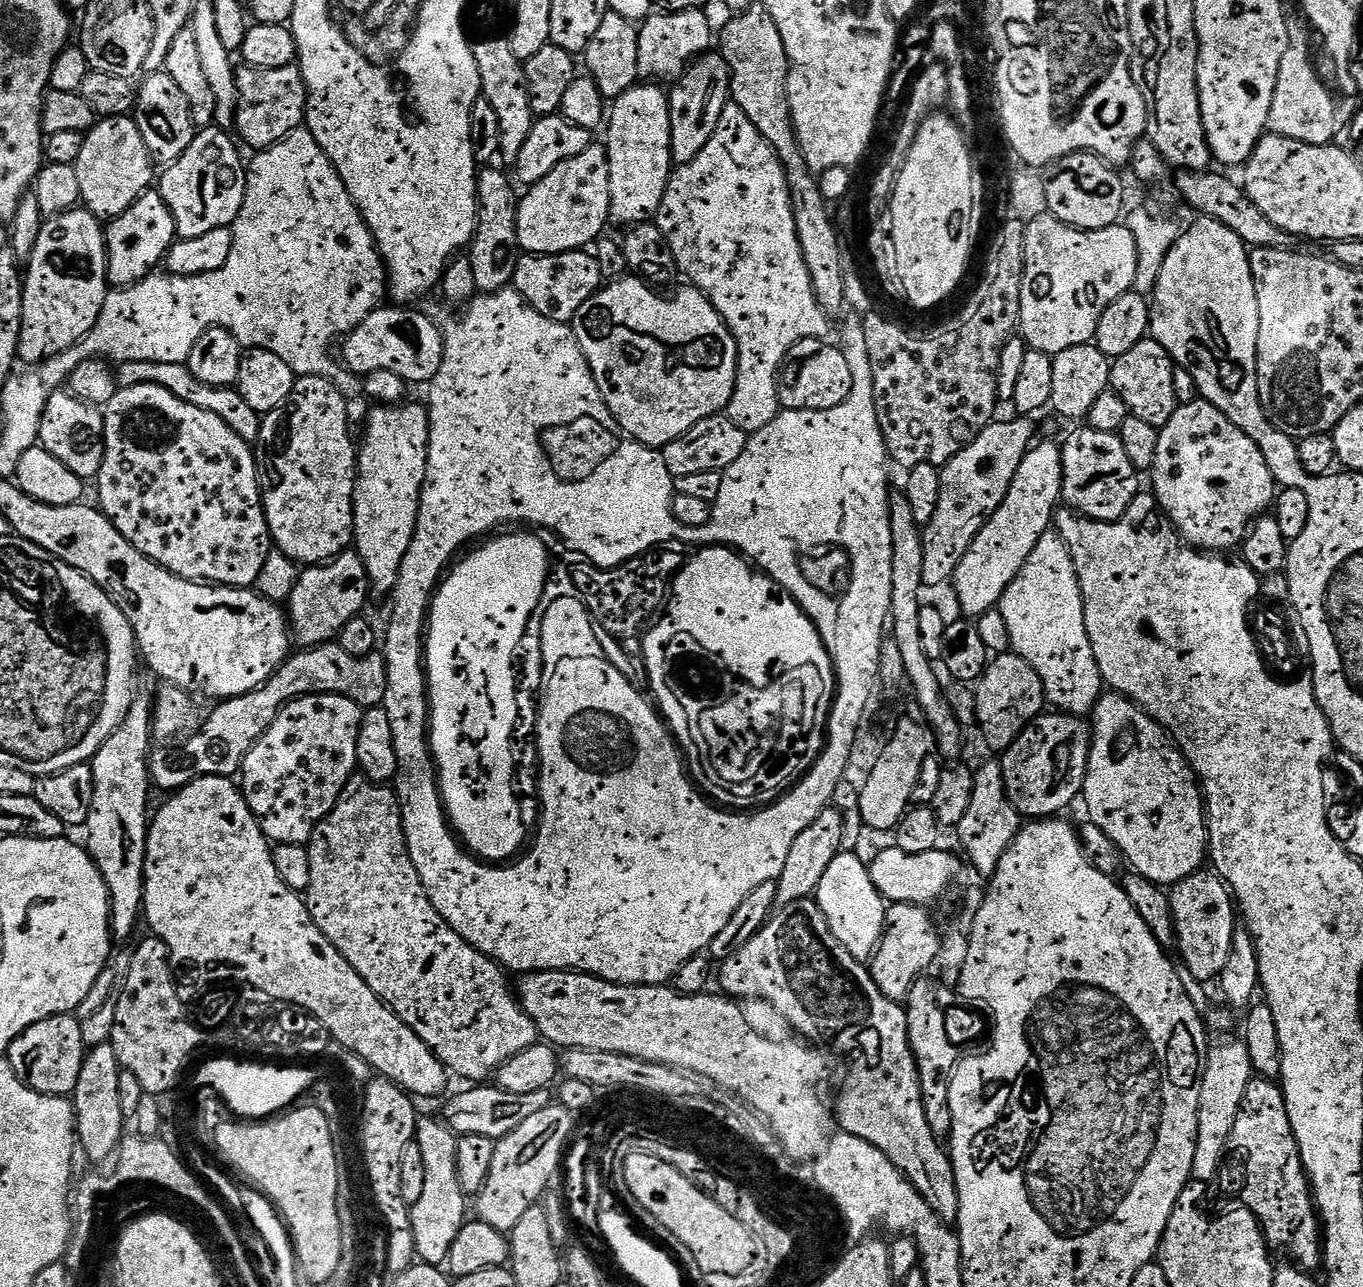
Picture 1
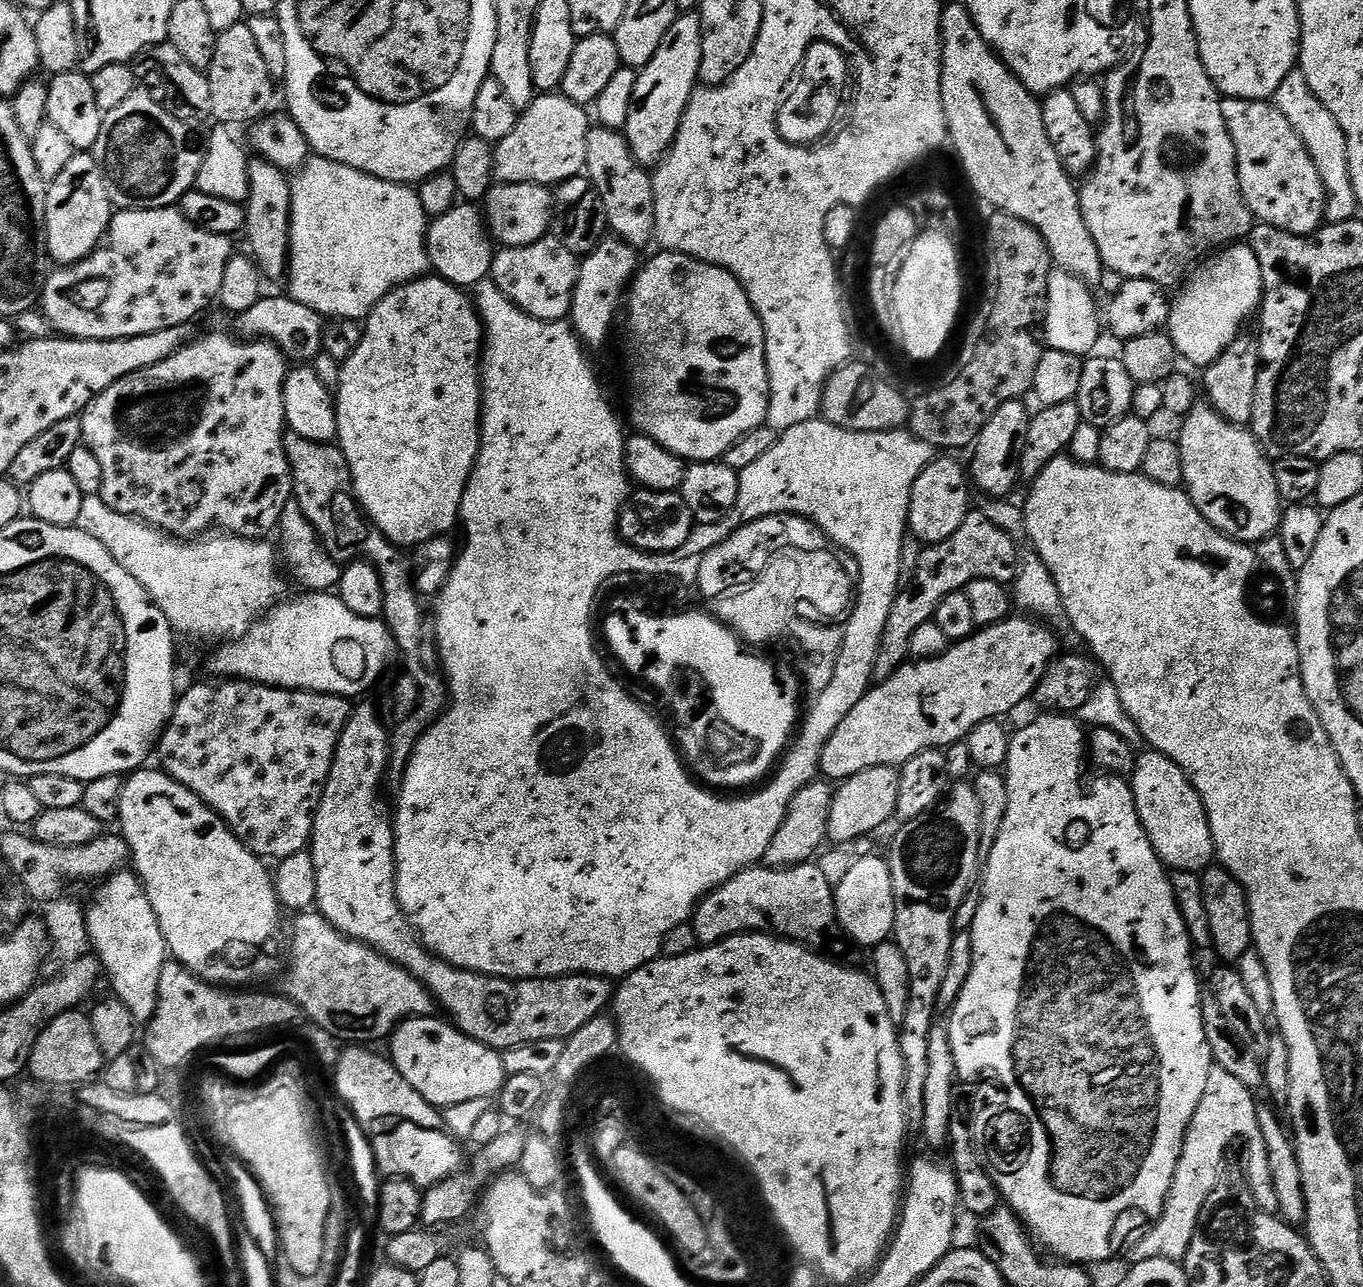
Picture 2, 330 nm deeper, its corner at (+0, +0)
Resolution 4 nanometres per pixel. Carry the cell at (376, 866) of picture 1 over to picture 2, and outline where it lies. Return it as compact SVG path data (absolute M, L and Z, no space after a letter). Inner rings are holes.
M357 703L355 707L353 707L352 712L348 715L348 721L346 722L346 726L340 732L340 741L338 742L338 746L336 747L336 753L334 754L334 762L330 766L330 774L328 775L328 781L326 782L326 786L324 787L324 793L322 794L322 798L320 799L320 805L318 806L318 810L316 811L316 817L314 818L314 826L312 827L310 851L312 853L312 857L314 858L314 870L318 870L318 894L316 895L315 907L318 909L320 915L325 916L329 920L329 922L331 922L331 924L333 924L333 926L335 926L335 928L337 928L338 931L343 934L343 936L348 936L351 938L351 940L357 940L358 942L362 942L363 944L370 945L372 948L376 949L376 951L381 952L386 959L393 960L395 964L405 968L411 976L421 980L421 982L426 985L429 992L432 993L433 998L436 999L437 1005L439 1005L439 1007L443 1009L443 1011L444 1008L446 1011L448 1011L449 1017L447 1016L447 1019L451 1021L451 1023L455 1025L455 1027L459 1028L461 1032L465 1032L467 1036L469 1036L470 1038L474 1038L479 1044L484 1044L487 1046L487 1048L503 1050L505 1048L513 1048L514 1046L522 1046L526 1042L542 1042L542 1038L558 1038L559 1040L566 1041L569 1036L574 1035L576 1031L582 1028L582 1026L586 1025L588 1022L590 1022L591 1019L594 1019L594 1017L601 1015L601 1013L603 1013L605 1009L609 1007L610 1001L613 999L614 996L614 988L613 985L608 985L611 983L609 983L609 981L605 979L605 977L586 976L581 974L579 976L557 976L555 978L549 978L546 980L503 980L501 976L483 976L480 972L470 972L467 968L455 968L453 964L447 964L445 960L440 959L440 957L434 955L434 953L428 951L428 949L424 947L420 937L417 936L415 928L413 928L412 925L408 923L408 918L407 916L405 916L404 911L400 909L400 903L398 902L398 898L396 897L396 854L394 851L396 847L396 833L394 831L394 820L393 817L390 815L389 805L387 808L387 806L384 805L383 798L380 797L380 783L385 783L386 771L388 769L388 758L390 755L390 732L387 727L384 729L384 724L382 721L380 721L381 713L378 711L378 708L378 713L376 713L376 708L374 705L359 704L360 703Z

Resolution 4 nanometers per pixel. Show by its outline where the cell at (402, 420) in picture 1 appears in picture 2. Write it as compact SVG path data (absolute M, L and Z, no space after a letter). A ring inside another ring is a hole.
M428 274L419 280L411 280L410 283L404 284L401 288L395 288L390 294L386 294L386 298L382 298L382 302L378 302L378 306L374 306L374 310L363 321L363 332L361 341L358 346L348 356L347 360L341 363L340 366L340 383L334 389L334 399L336 401L336 440L338 447L344 451L344 457L348 463L348 469L352 475L352 485L356 491L356 499L359 500L361 508L364 509L364 515L371 520L388 541L399 546L404 550L415 549L416 545L424 544L427 540L433 540L435 536L448 536L451 533L451 528L457 527L460 519L460 507L462 506L462 494L468 485L470 474L476 465L476 459L480 453L480 413L482 411L482 345L484 343L484 325L480 318L480 313L476 311L476 305L473 297L469 295L463 287L456 287L450 281L446 281L443 277L437 274Z

